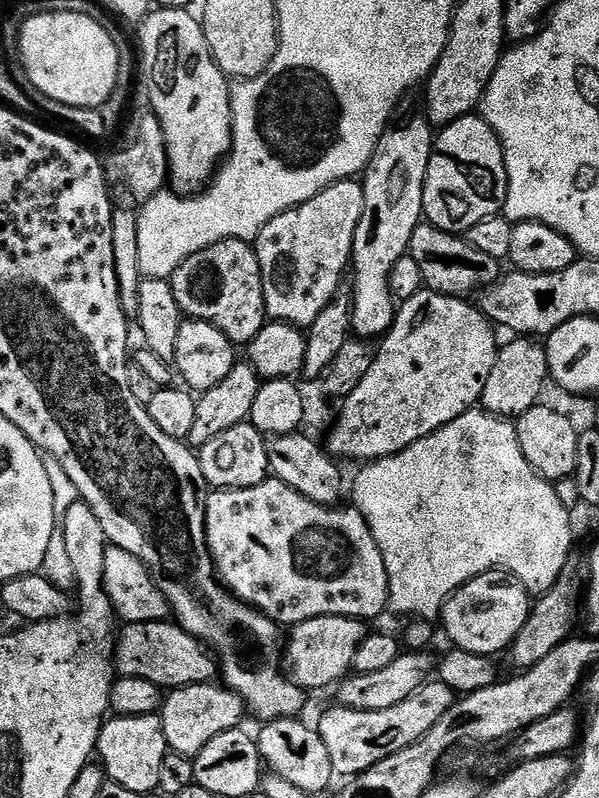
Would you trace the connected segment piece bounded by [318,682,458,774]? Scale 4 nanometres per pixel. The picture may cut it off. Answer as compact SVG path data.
M443 682L423 684L406 702L398 702L398 706L390 706L390 710L350 710L339 706L331 706L320 716L318 731L322 742L326 742L326 751L330 753L333 773L348 772L359 774L369 772L382 758L418 742L450 710L450 706L458 699L457 693Z

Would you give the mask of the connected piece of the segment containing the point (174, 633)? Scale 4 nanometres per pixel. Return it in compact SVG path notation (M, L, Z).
M163 619L128 624L125 629L119 633L116 646L116 671L121 677L146 678L162 690L210 684L217 679L218 661L212 649L179 624Z

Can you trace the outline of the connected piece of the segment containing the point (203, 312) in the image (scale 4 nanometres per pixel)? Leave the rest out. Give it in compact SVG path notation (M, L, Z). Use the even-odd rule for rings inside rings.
M223 240L190 254L170 278L174 298L187 319L210 322L237 346L251 344L266 323L262 274L256 249L246 240Z

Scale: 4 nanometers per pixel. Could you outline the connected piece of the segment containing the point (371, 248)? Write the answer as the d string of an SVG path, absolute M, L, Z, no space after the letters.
M423 111L408 112L400 120L400 125L389 127L372 155L362 176L364 185L364 209L358 222L358 230L352 243L350 268L356 271L356 292L352 297L352 331L360 338L380 338L392 328L398 311L398 301L392 295L392 271L398 258L409 255L408 247L417 226L425 219L424 183L426 170L434 151L434 125Z

